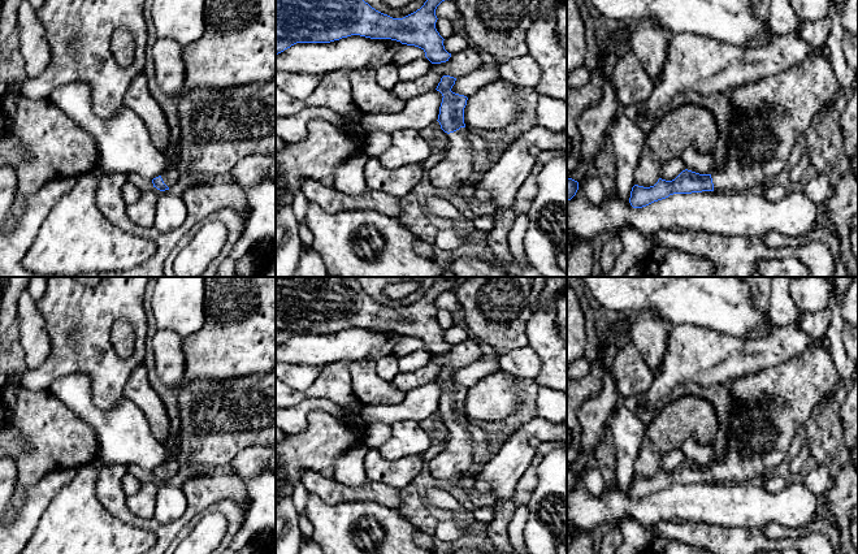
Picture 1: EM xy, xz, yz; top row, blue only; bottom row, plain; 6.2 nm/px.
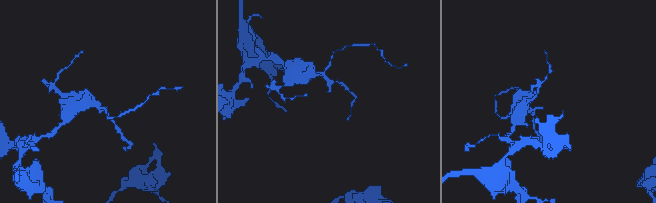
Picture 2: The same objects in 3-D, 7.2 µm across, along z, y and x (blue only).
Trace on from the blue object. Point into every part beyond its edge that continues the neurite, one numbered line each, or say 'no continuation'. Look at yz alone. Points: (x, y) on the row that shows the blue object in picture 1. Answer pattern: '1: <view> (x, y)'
1: yz (772, 112)

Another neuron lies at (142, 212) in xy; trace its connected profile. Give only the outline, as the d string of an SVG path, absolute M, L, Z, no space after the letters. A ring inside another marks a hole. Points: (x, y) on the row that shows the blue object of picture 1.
M140 189L135 203L126 204L126 215L131 222L151 229L155 226L157 194L151 189Z

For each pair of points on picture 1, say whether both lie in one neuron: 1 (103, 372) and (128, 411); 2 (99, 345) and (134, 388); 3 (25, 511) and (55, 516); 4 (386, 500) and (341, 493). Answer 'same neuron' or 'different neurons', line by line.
1: different neurons
2: different neurons
3: different neurons
4: same neuron

